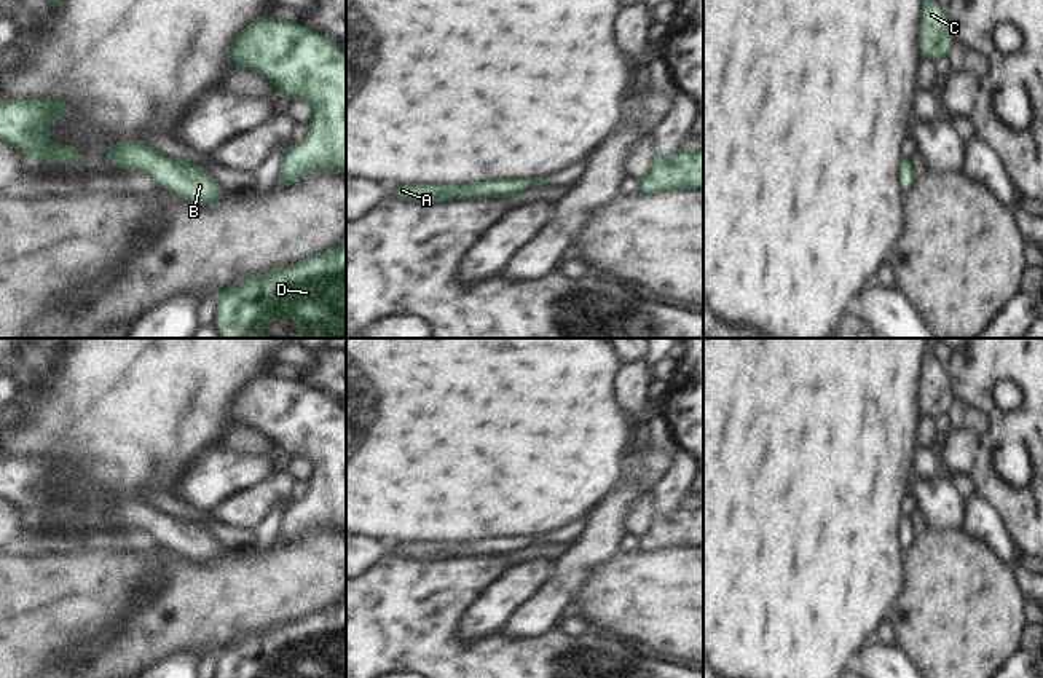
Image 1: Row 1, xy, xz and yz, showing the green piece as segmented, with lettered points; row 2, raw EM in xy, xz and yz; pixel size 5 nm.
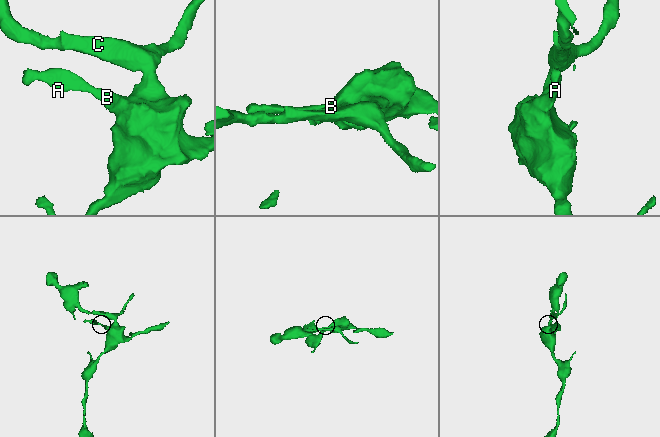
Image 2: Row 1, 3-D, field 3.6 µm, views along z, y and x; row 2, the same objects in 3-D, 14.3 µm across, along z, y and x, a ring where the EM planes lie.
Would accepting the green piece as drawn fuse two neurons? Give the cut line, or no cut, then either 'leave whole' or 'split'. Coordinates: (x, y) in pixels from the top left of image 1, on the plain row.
no cut | leave whole

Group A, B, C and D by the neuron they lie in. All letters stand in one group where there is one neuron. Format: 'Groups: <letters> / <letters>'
Groups: A B C D.

